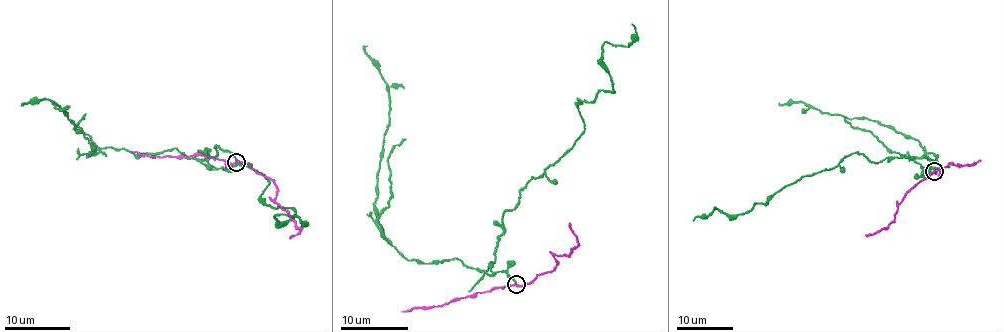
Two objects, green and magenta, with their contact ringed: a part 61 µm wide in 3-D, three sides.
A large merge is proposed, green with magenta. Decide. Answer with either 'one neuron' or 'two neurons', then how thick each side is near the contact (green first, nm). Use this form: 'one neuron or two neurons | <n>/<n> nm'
two neurons | 160/190 nm

